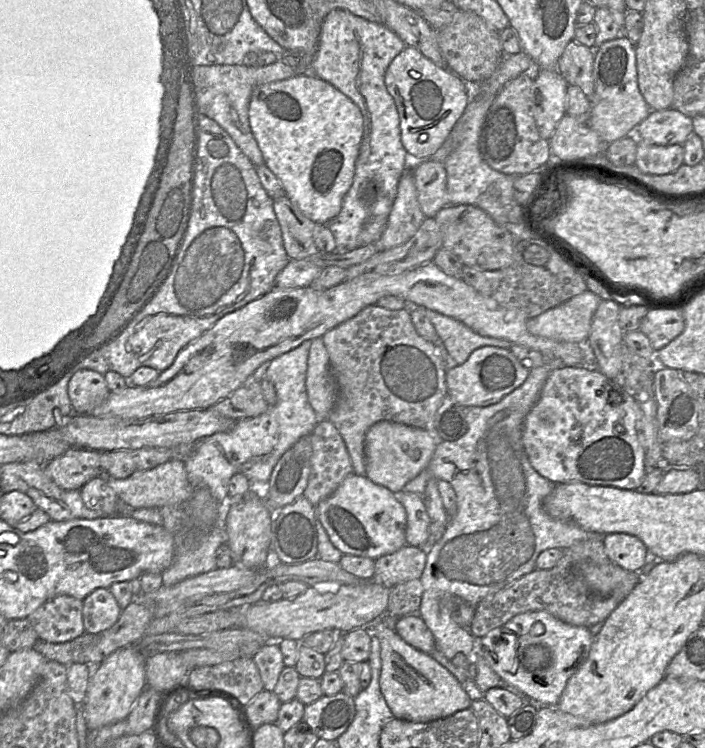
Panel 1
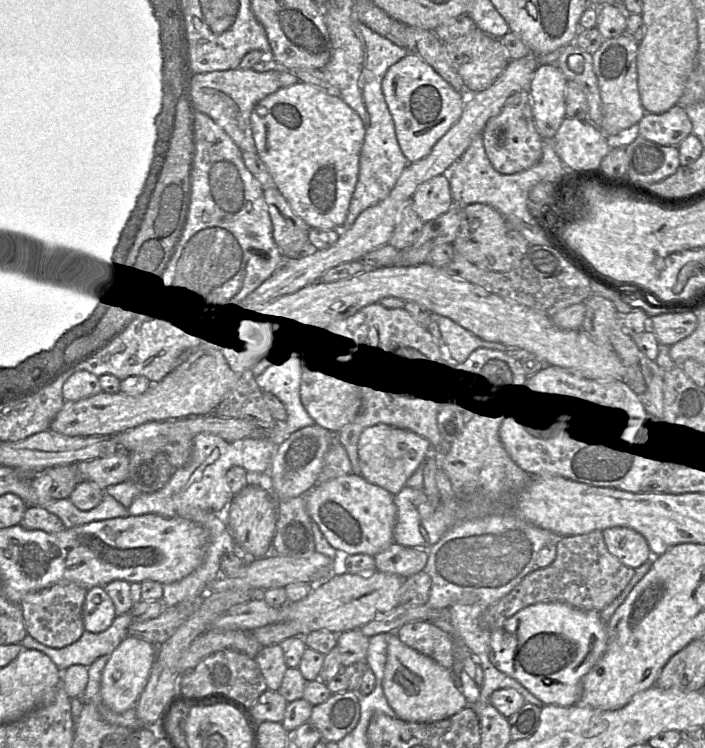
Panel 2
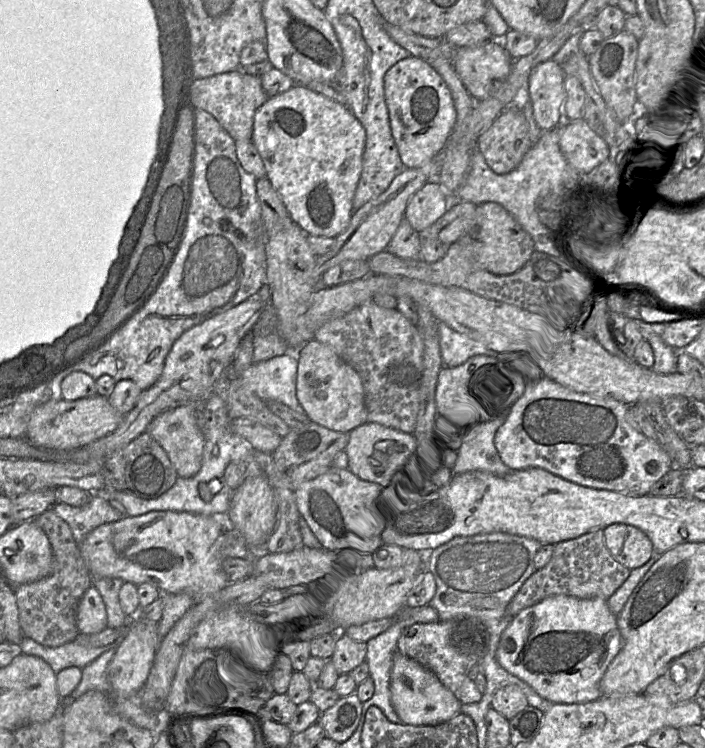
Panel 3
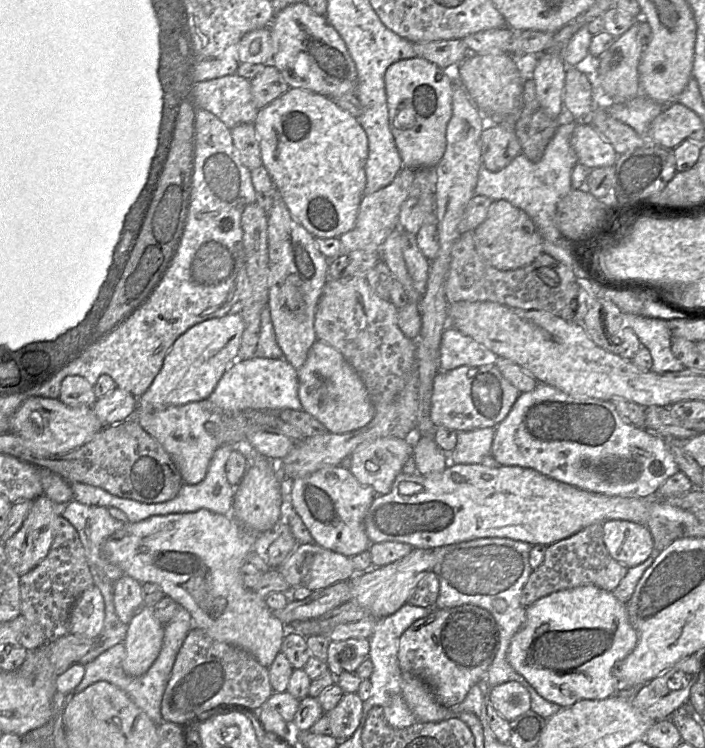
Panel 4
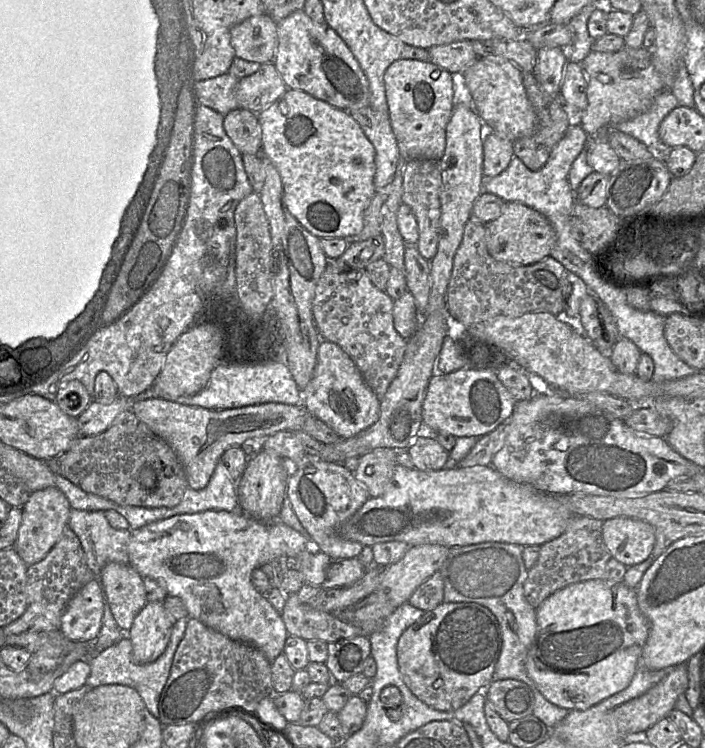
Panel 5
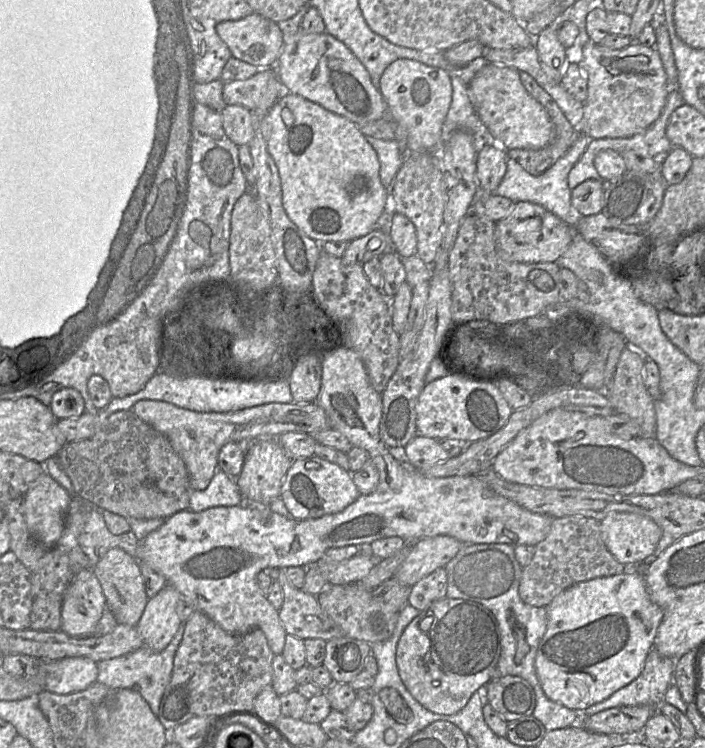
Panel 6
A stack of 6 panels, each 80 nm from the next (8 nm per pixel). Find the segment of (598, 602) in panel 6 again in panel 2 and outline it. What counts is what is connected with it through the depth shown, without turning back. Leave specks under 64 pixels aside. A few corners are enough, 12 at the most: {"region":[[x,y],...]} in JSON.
{"region":[[542,602],[489,658],[545,705],[578,703],[607,644],[600,612]]}

